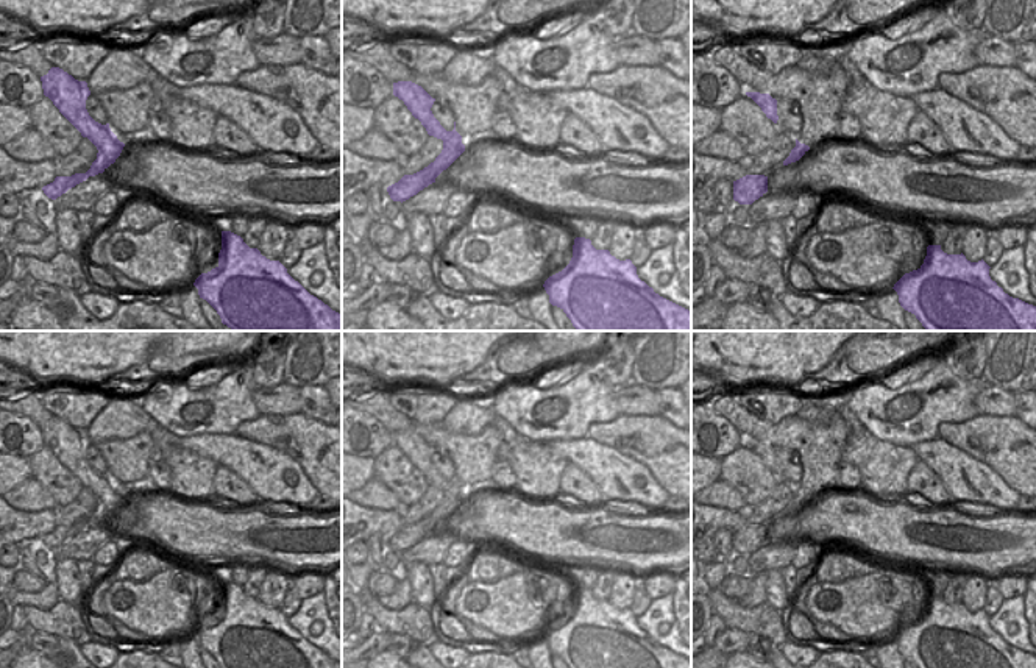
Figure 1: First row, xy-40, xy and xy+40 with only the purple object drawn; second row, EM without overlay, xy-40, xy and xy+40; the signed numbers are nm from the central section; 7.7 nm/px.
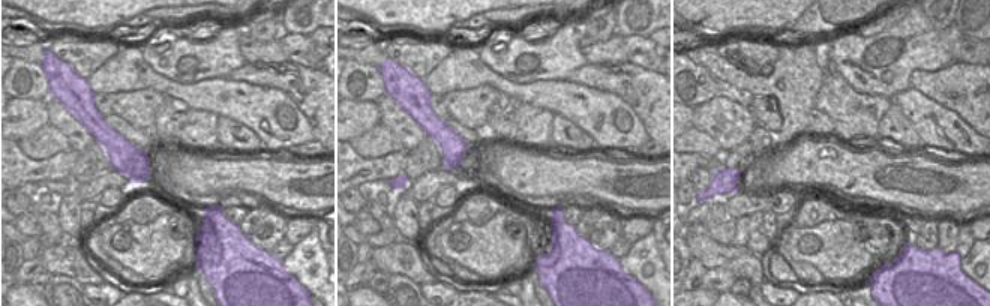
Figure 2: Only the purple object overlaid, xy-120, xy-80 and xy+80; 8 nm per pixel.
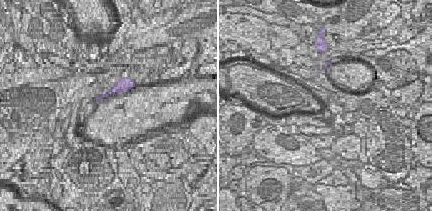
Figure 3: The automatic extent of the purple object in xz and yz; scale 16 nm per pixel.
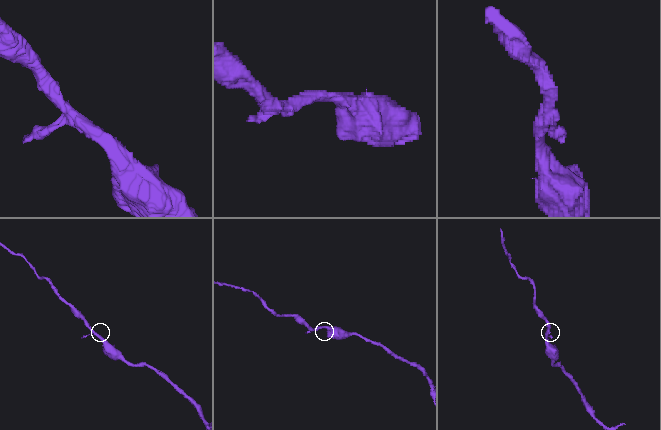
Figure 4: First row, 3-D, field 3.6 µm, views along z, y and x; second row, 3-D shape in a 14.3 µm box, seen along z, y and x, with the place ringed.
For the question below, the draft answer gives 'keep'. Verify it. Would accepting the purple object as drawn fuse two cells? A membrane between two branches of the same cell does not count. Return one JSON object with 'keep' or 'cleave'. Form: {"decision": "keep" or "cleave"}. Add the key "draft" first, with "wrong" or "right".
{"draft": "right", "decision": "keep"}

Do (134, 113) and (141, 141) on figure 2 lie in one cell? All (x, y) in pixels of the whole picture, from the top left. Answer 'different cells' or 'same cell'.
different cells

